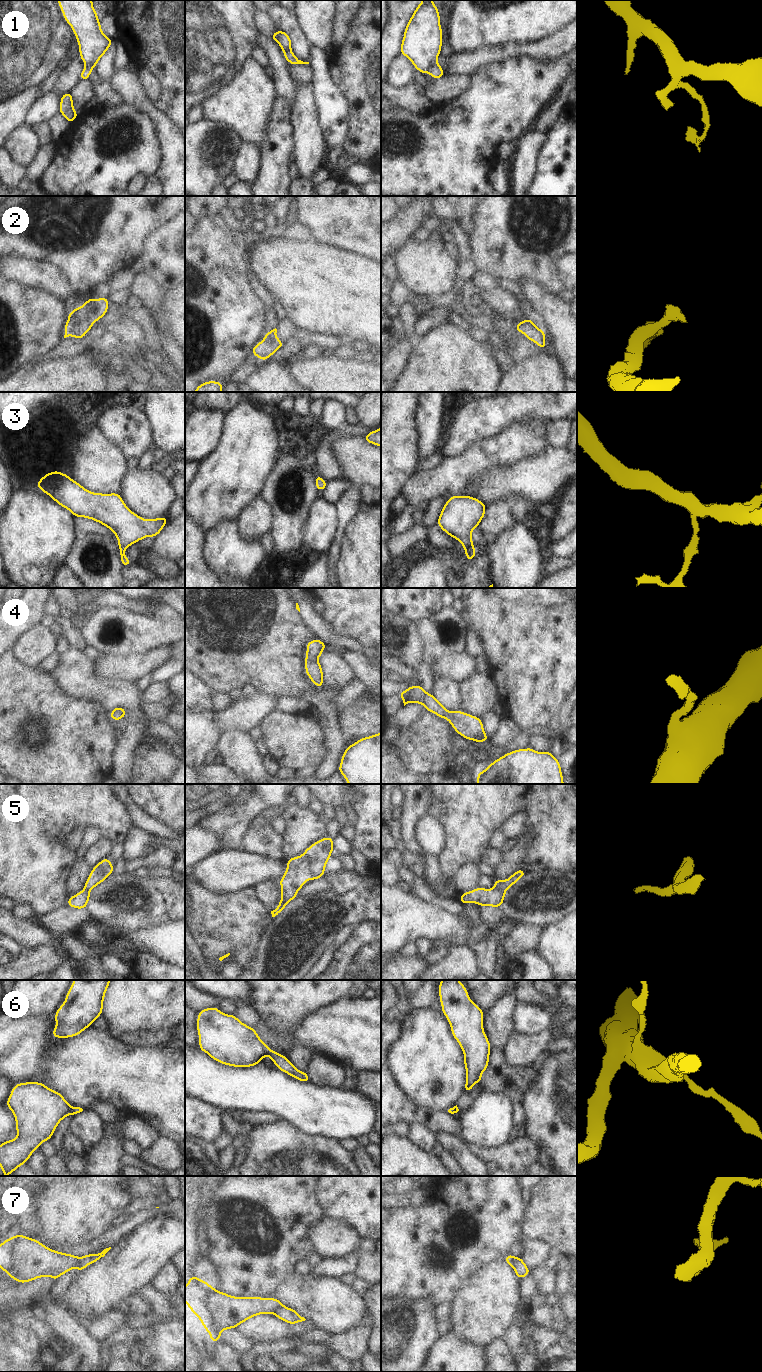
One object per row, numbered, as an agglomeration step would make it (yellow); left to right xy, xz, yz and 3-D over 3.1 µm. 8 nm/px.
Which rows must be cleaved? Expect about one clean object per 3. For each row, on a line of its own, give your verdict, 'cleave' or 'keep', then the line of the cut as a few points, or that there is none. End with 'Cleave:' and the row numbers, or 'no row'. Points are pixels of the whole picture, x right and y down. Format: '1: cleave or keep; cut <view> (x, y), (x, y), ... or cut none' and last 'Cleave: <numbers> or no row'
1: cleave; cut yz (436, 62), (426, 72)
2: keep; cut none
3: keep; cut none
4: keep; cut none
5: cleave; cut yz (495, 887), (507, 889)
6: keep; cut none
7: cleave; cut xz (284, 1305), (272, 1313)
Cleave: 1, 5, 7

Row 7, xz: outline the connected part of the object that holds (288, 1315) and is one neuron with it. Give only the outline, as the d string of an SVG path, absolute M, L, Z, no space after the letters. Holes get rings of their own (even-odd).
M286 1306L278 1308L273 1314L278 1319L292 1325L306 1320L304 1317L299 1315L296 1310Z

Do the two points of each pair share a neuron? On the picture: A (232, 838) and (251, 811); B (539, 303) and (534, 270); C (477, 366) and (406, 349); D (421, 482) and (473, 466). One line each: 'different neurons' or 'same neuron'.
A: same neuron
B: different neurons
C: different neurons
D: same neuron

